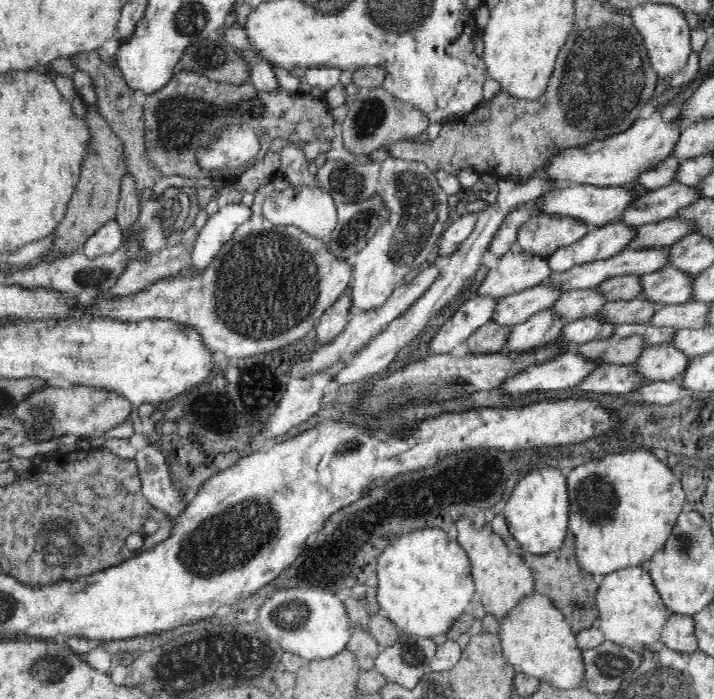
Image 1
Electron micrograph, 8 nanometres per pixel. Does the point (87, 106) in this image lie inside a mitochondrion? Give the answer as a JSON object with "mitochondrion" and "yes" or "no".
{"mitochondrion":"no"}

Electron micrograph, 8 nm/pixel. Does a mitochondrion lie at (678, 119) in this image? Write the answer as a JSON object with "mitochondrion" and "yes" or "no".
{"mitochondrion":"no"}

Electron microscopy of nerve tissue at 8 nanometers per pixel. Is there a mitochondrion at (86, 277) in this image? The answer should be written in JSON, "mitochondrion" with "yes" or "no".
{"mitochondrion":"yes"}

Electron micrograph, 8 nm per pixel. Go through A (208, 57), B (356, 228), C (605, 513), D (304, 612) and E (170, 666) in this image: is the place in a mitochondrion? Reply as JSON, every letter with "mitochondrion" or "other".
{"A":"mitochondrion","B":"mitochondrion","C":"mitochondrion","D":"mitochondrion","E":"mitochondrion"}

